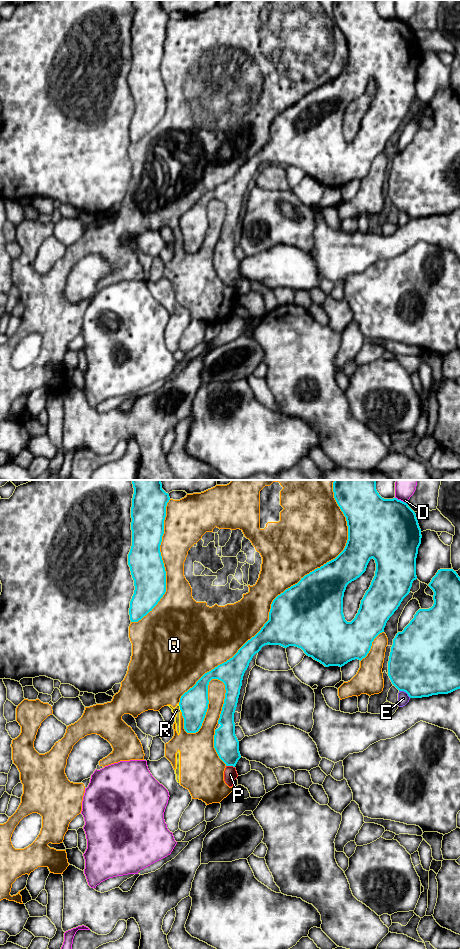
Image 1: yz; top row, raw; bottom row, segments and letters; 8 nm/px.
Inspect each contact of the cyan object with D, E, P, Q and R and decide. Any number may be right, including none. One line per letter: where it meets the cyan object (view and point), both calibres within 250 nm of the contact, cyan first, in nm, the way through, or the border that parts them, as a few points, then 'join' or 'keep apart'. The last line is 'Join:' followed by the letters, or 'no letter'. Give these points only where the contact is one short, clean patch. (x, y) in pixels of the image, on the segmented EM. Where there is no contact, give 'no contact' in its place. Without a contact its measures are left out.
D: yz (400, 500) | 480/180 nm | keep apart
E: yz (405, 691) | 500/90 nm | keep apart
P: yz (230, 765) | 200/110 nm | along yz (226, 765), (234, 767) | keep apart
Q: yz (286, 589) | 500/400 nm | keep apart
R: yz (180, 708) | 220/60 nm | along yz (178, 704), (181, 711) | keep apart
Join: no letter

